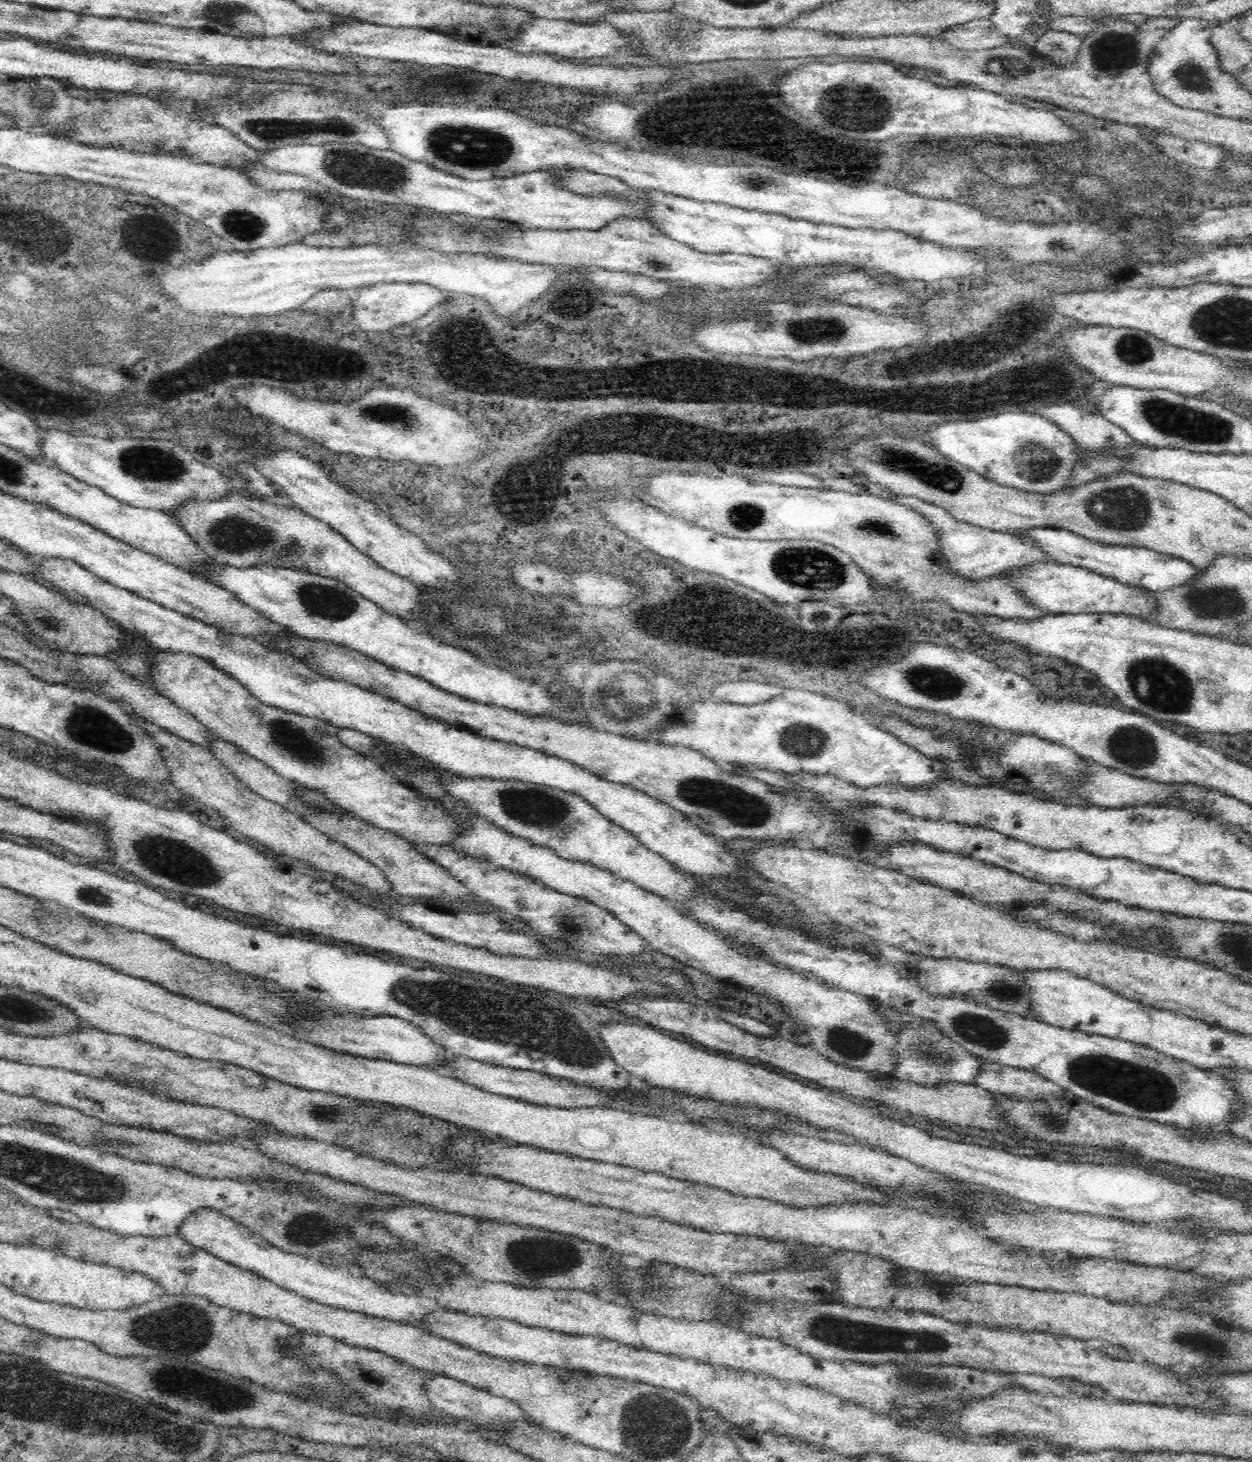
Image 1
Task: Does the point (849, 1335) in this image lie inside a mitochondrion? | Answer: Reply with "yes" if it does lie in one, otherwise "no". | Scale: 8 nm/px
yes

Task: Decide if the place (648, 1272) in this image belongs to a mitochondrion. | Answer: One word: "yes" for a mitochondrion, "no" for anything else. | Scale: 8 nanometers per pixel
no

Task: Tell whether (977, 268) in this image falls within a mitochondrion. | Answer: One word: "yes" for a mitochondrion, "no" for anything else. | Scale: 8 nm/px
no

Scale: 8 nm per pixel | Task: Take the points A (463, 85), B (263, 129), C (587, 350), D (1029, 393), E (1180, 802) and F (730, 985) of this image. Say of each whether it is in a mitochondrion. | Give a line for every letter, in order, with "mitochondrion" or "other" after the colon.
A: other
B: mitochondrion
C: other
D: other
E: other
F: other

